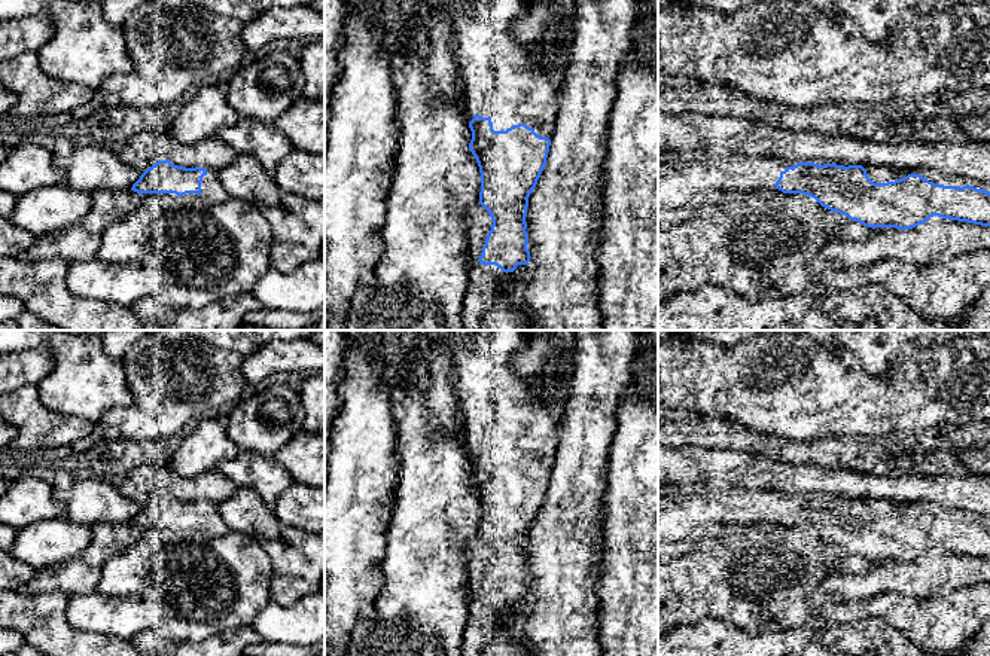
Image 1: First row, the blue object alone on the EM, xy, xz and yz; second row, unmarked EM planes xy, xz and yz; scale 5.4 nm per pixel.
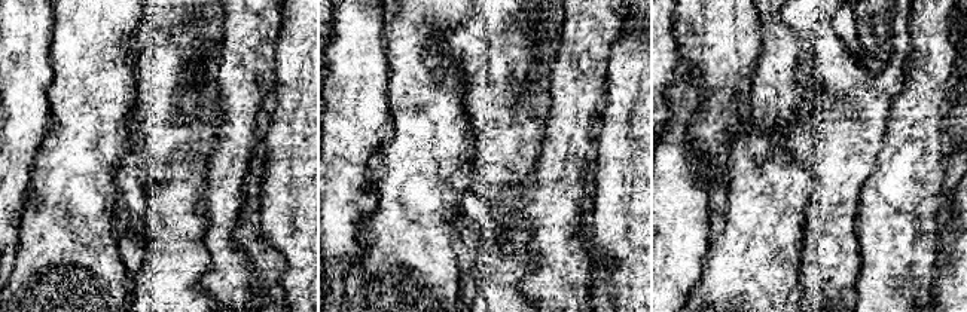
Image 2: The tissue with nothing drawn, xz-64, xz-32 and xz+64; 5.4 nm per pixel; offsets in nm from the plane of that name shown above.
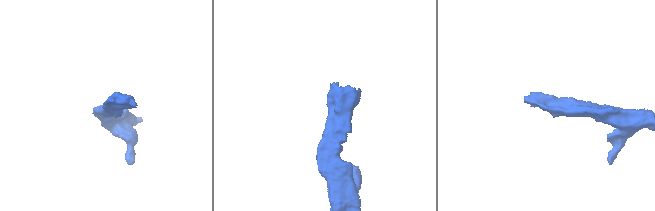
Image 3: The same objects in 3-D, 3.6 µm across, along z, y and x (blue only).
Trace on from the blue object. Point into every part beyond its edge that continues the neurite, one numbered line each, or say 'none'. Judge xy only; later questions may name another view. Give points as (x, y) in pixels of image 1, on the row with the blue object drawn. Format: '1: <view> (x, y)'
1: xy (212, 191)

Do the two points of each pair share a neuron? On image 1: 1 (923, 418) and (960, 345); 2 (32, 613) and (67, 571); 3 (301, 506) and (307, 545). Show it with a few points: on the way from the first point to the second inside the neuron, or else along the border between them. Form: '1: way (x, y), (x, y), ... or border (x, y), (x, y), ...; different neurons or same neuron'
1: way (941, 400), (956, 386), (960, 377), (960, 363); same neuron
2: border (18, 591), (61, 591), (67, 597); different neurons
3: border (283, 525), (292, 525), (308, 533); different neurons

